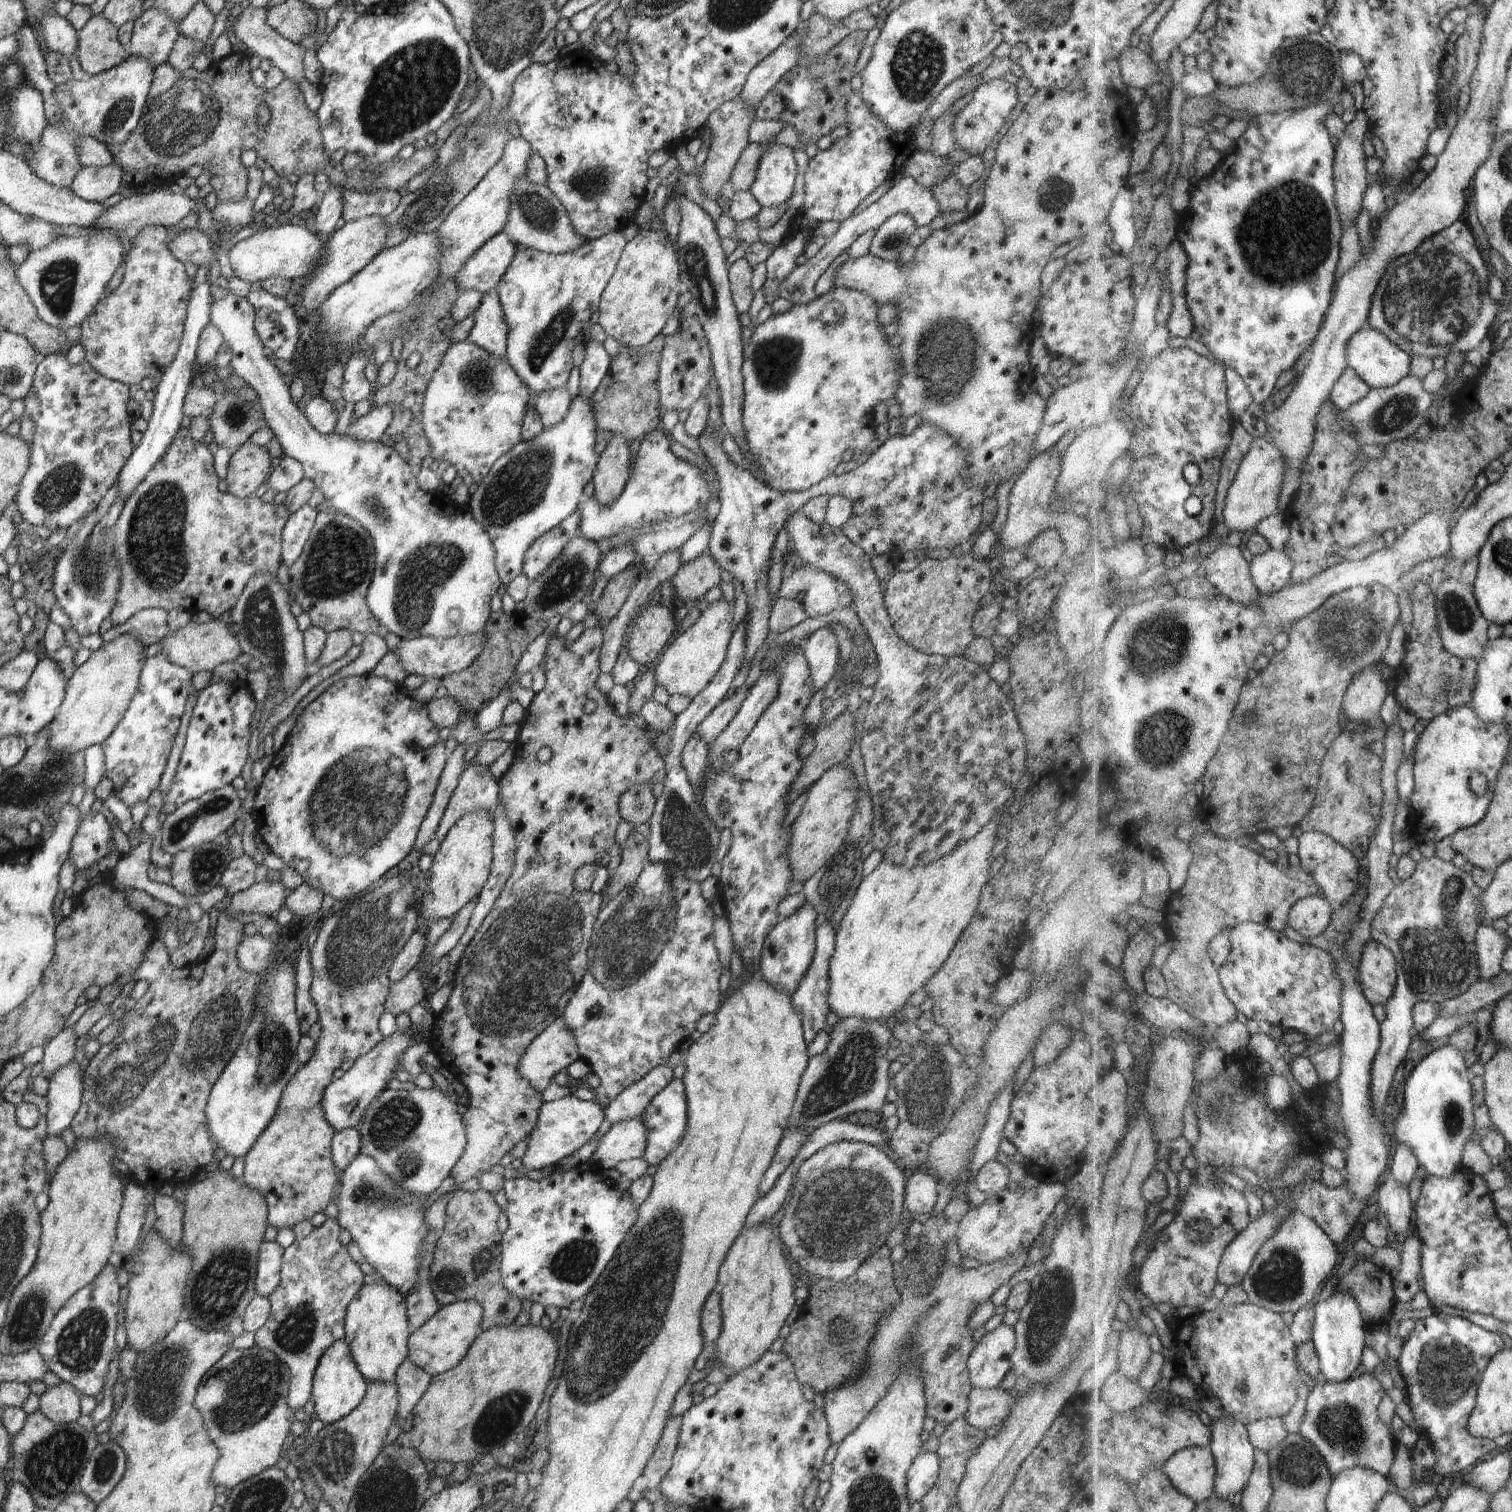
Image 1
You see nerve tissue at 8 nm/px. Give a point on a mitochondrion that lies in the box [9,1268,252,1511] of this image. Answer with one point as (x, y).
(51, 1466)

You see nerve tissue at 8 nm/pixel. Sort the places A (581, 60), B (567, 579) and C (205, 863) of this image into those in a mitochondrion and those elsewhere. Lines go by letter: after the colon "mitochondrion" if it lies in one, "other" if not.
A: other
B: mitochondrion
C: mitochondrion

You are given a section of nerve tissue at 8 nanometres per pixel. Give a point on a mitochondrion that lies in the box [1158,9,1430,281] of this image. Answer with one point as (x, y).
(1306, 68)

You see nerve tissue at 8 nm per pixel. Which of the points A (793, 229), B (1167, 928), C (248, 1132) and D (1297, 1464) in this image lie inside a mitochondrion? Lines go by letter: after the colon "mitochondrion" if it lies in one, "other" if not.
A: other
B: other
C: other
D: mitochondrion

